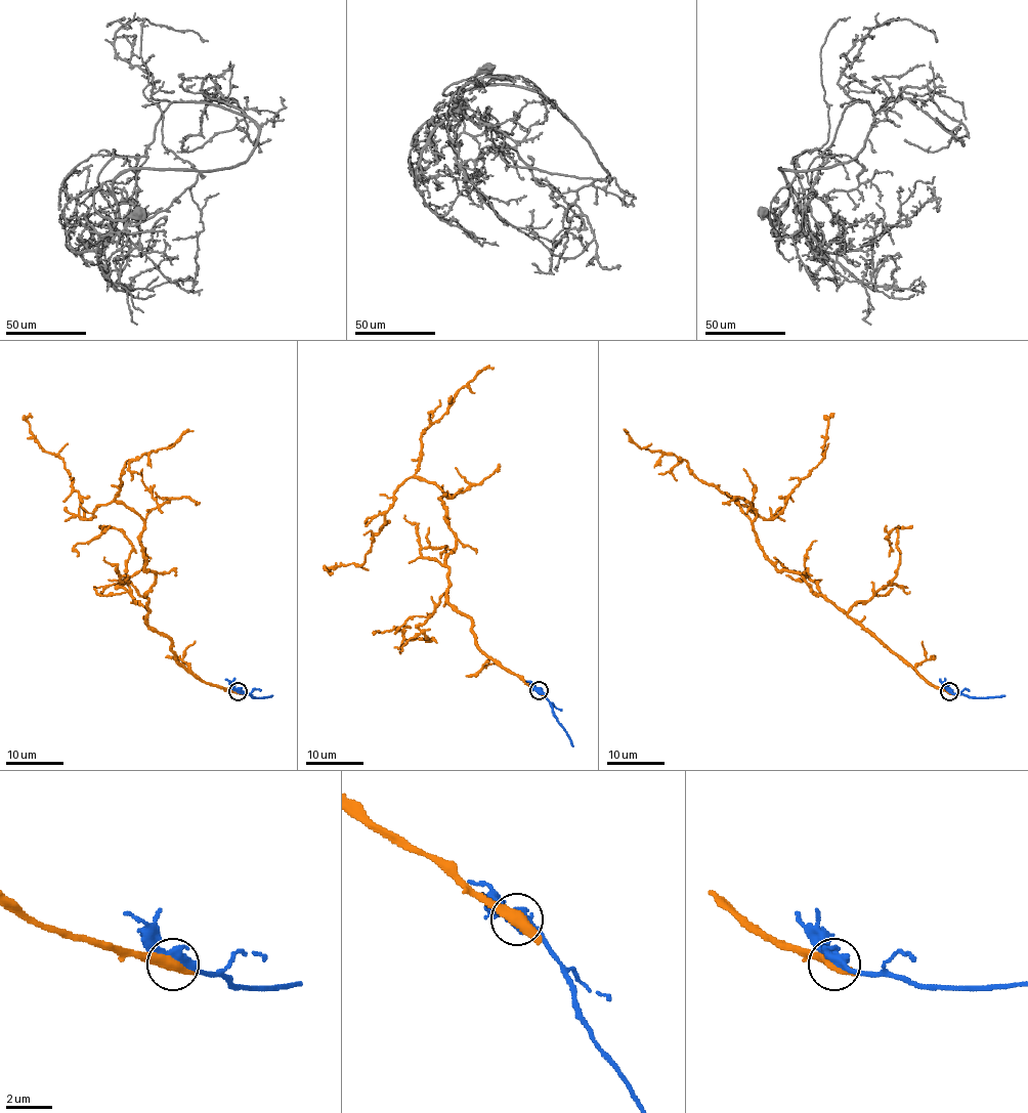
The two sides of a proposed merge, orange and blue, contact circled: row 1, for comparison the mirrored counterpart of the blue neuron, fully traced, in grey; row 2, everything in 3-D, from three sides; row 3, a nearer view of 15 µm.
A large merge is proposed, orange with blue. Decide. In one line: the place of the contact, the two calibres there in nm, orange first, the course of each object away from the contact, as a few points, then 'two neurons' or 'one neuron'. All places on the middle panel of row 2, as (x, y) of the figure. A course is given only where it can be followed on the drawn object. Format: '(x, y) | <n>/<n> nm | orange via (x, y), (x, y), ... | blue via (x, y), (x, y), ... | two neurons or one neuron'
(539, 690) | 400/500 nm | orange via (538, 690), (491, 660), (473, 622), (446, 598), (456, 532), (436, 485), (409, 477), (361, 564), (331, 574) | blue via (538, 690), (550, 702), (552, 715), (572, 745) | two neurons

